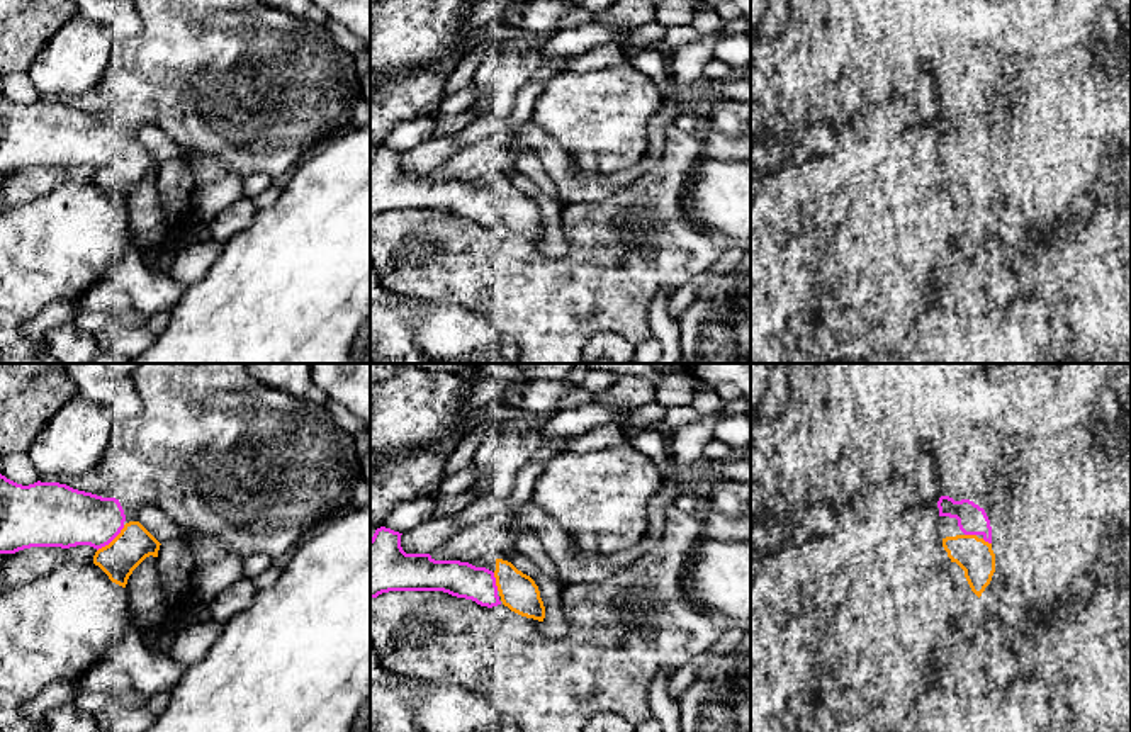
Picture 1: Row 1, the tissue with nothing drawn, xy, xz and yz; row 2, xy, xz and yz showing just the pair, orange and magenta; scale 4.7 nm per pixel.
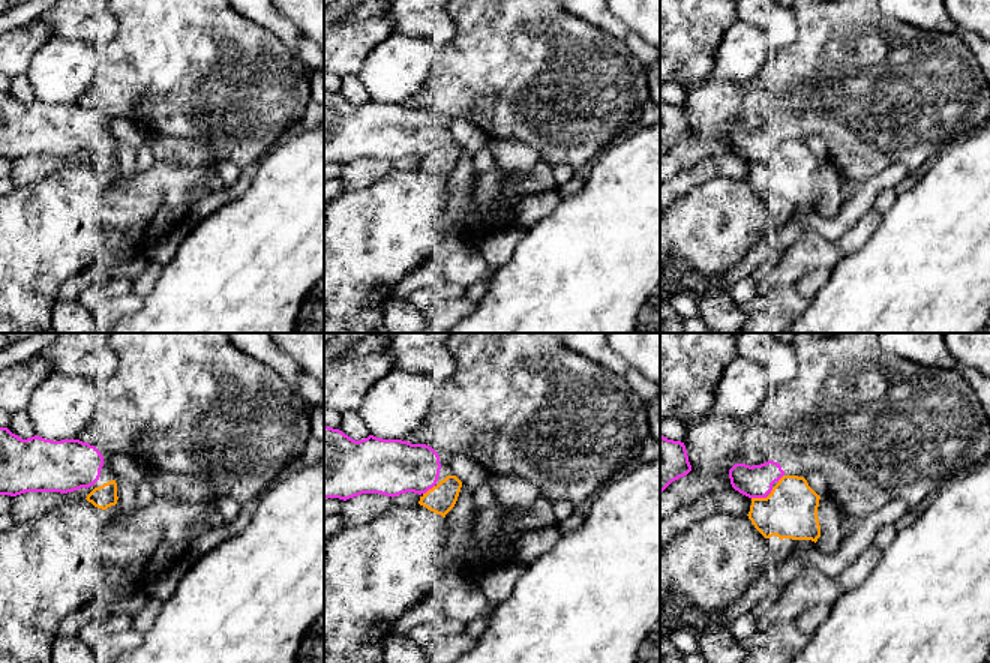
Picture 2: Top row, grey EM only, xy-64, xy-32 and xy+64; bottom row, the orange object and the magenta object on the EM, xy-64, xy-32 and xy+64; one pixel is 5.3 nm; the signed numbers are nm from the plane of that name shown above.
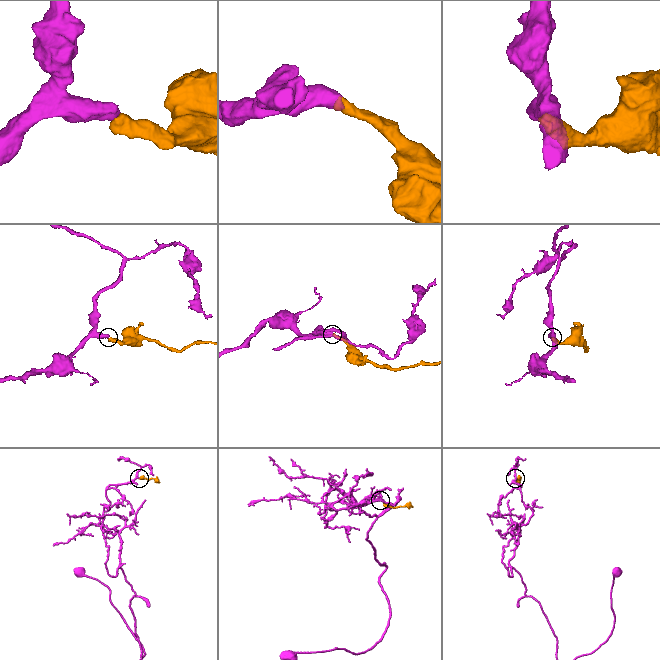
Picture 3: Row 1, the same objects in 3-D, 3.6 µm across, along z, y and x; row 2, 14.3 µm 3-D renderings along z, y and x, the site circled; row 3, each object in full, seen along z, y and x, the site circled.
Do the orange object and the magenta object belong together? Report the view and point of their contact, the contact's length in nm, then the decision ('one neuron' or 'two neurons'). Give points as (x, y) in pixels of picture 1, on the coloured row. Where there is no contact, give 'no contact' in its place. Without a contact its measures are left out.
meets orange in xy at (112, 540); contact 180 nm long; one neuron

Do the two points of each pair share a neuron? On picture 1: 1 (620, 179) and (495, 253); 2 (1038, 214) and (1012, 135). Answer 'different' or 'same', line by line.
1: different
2: same

